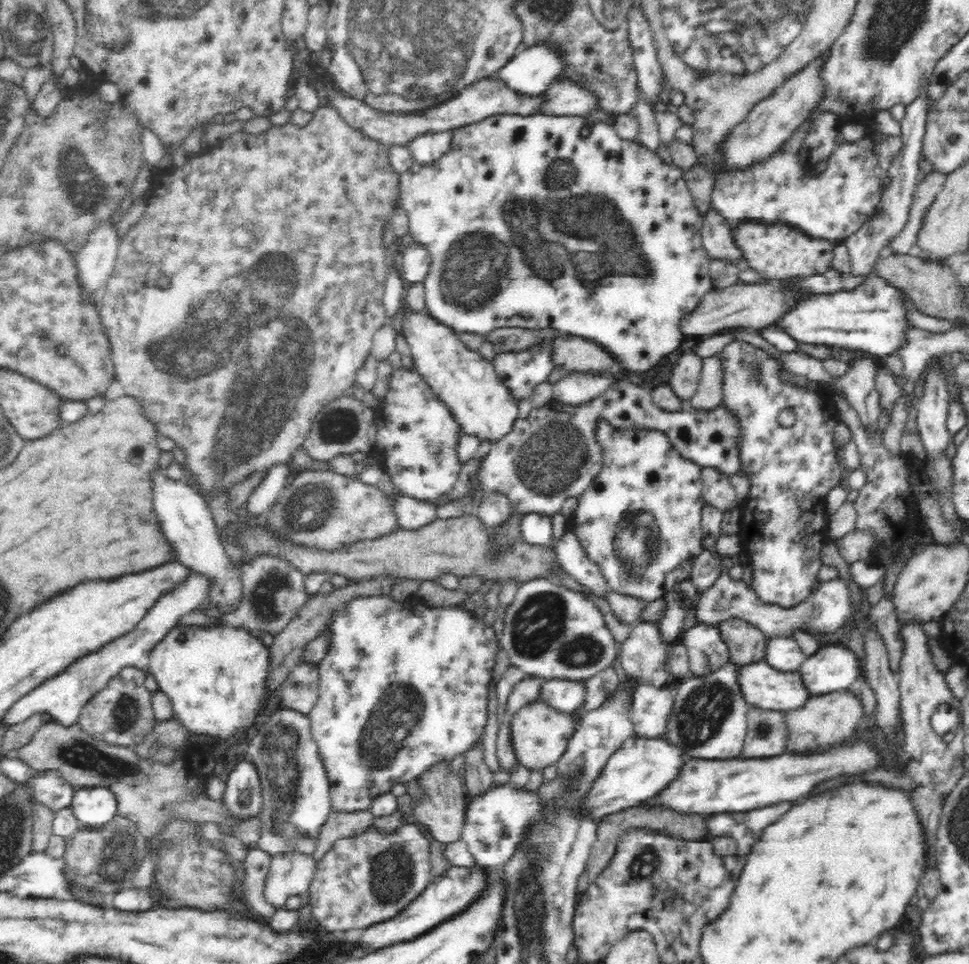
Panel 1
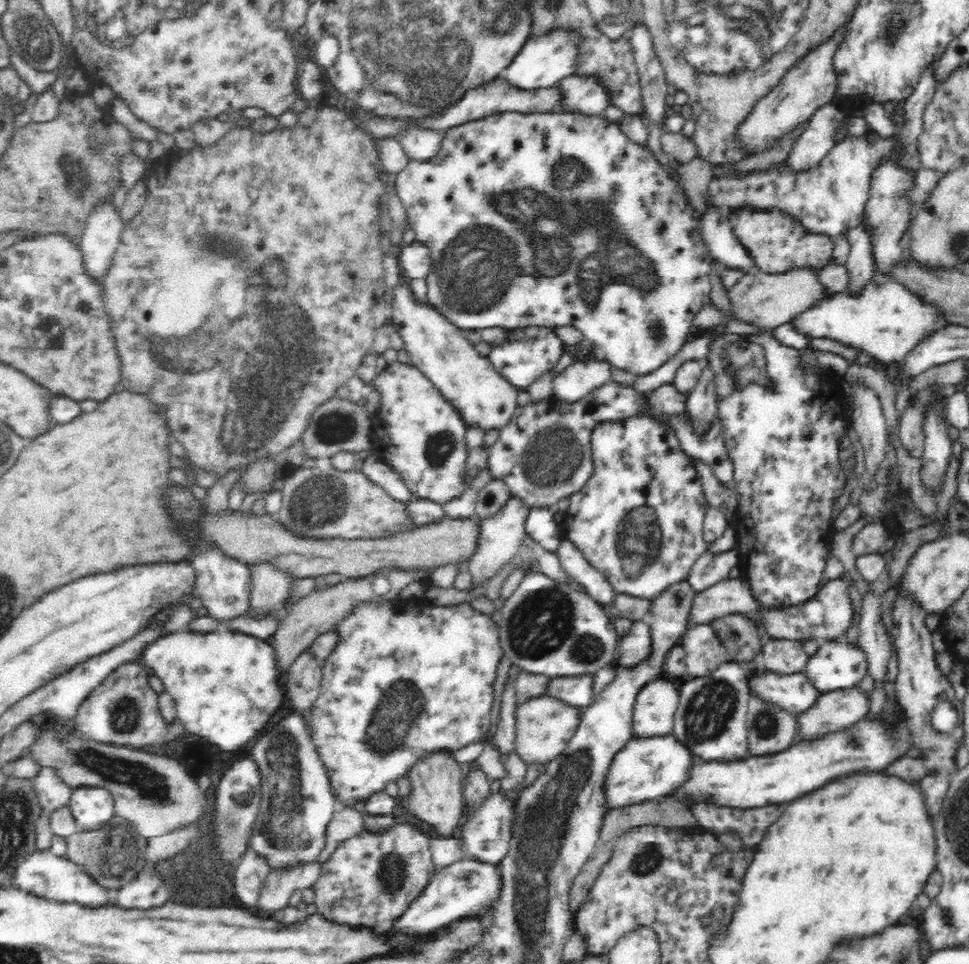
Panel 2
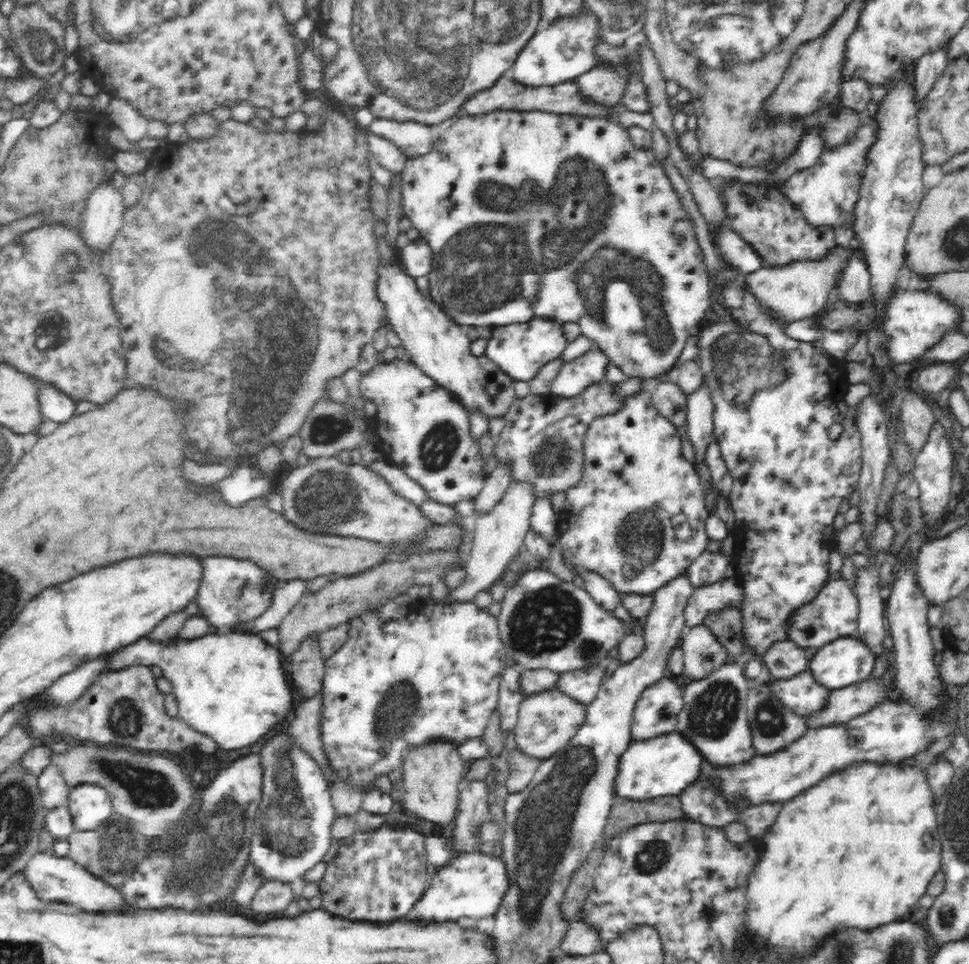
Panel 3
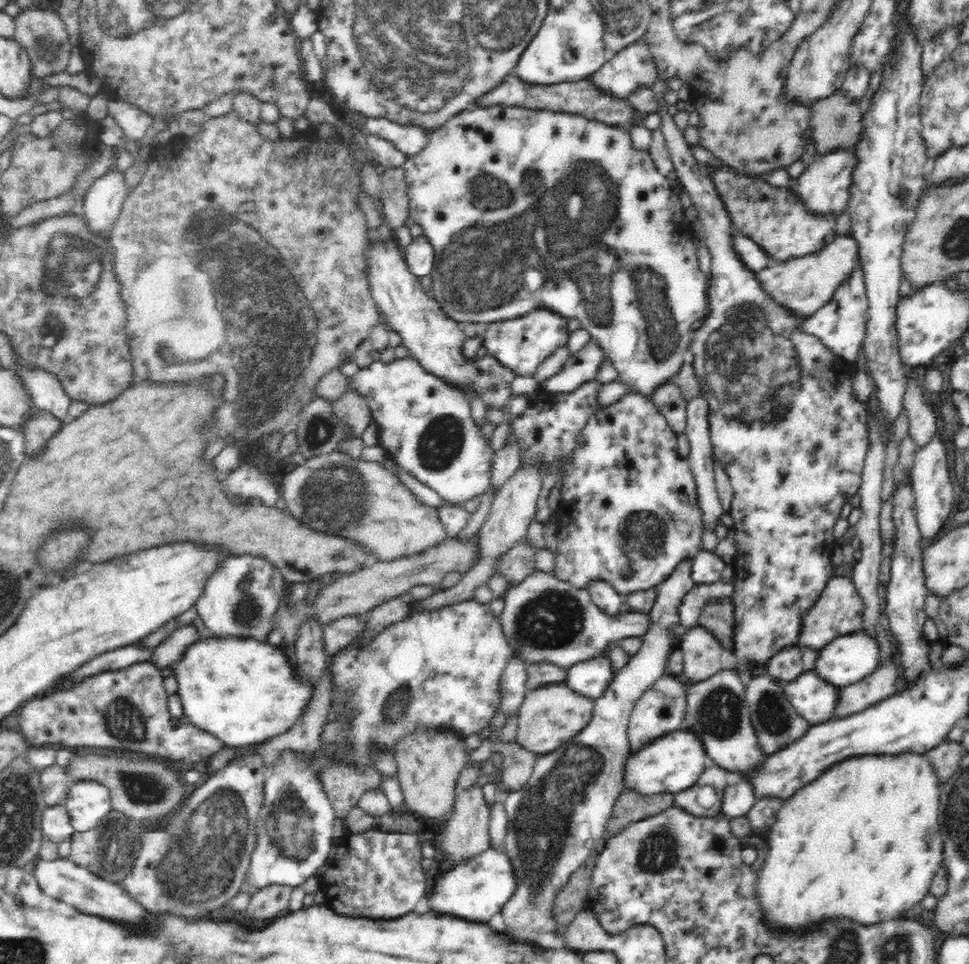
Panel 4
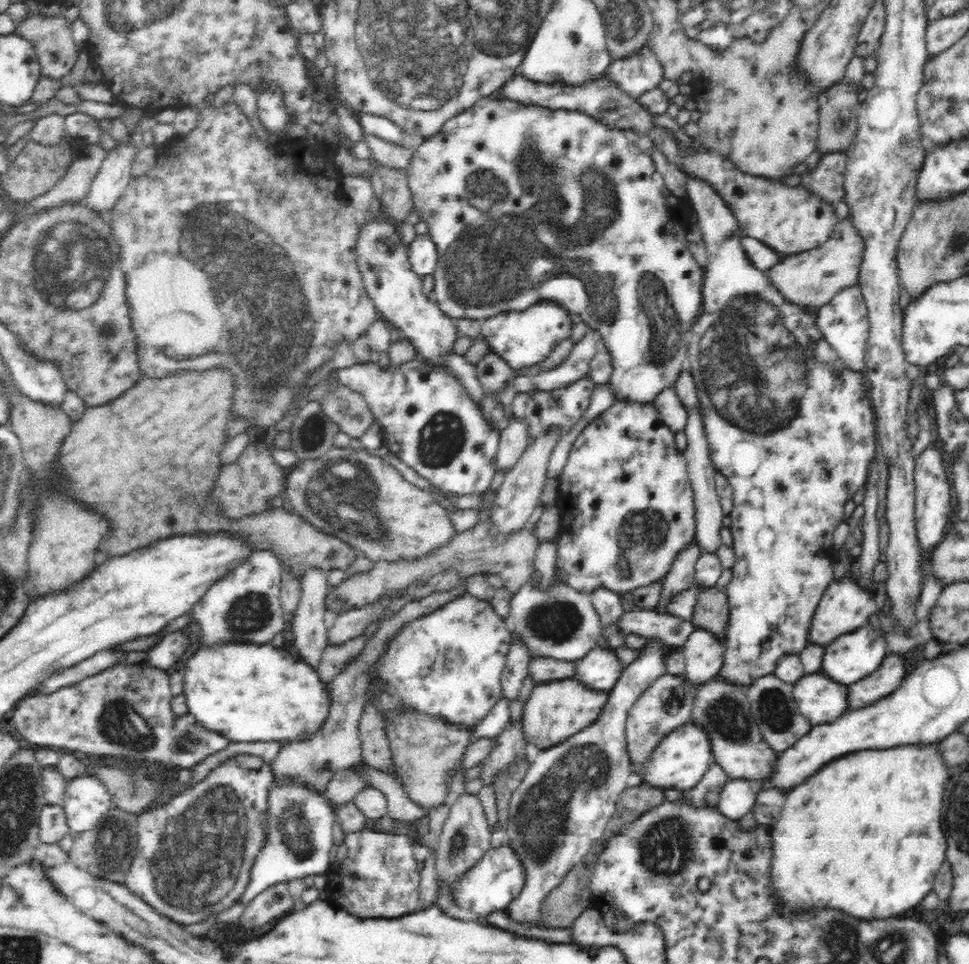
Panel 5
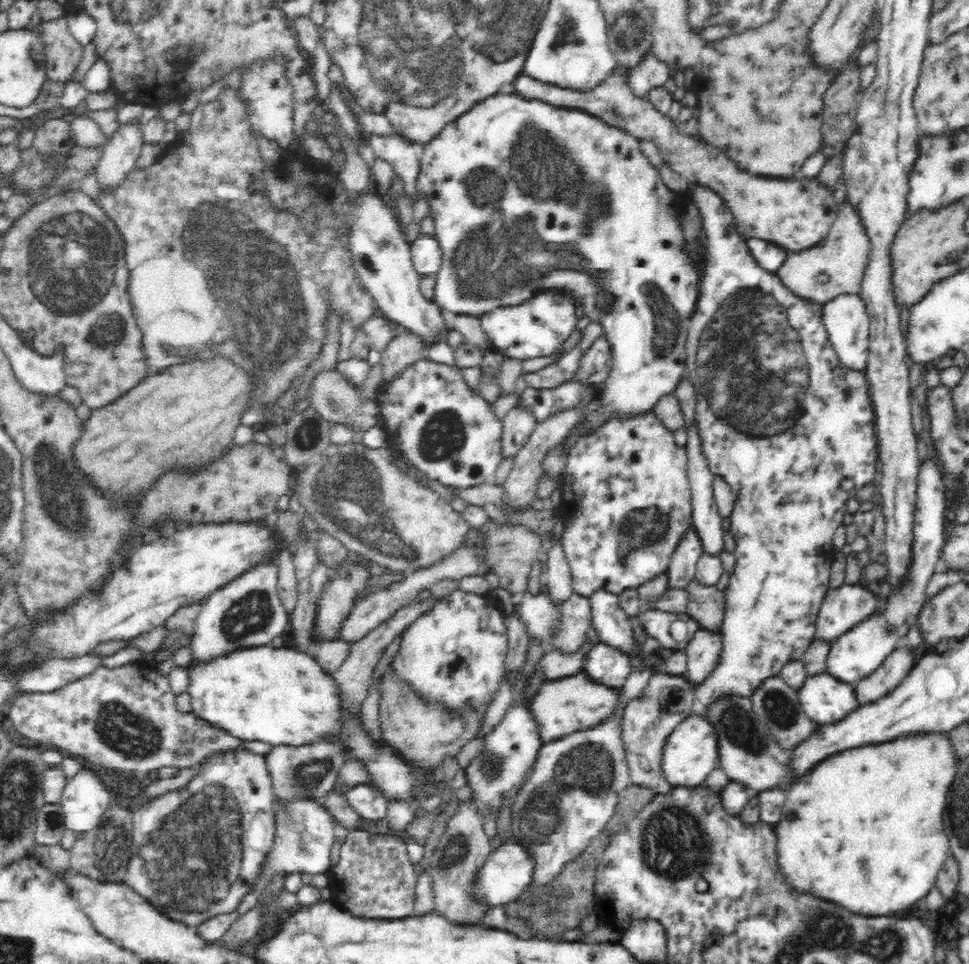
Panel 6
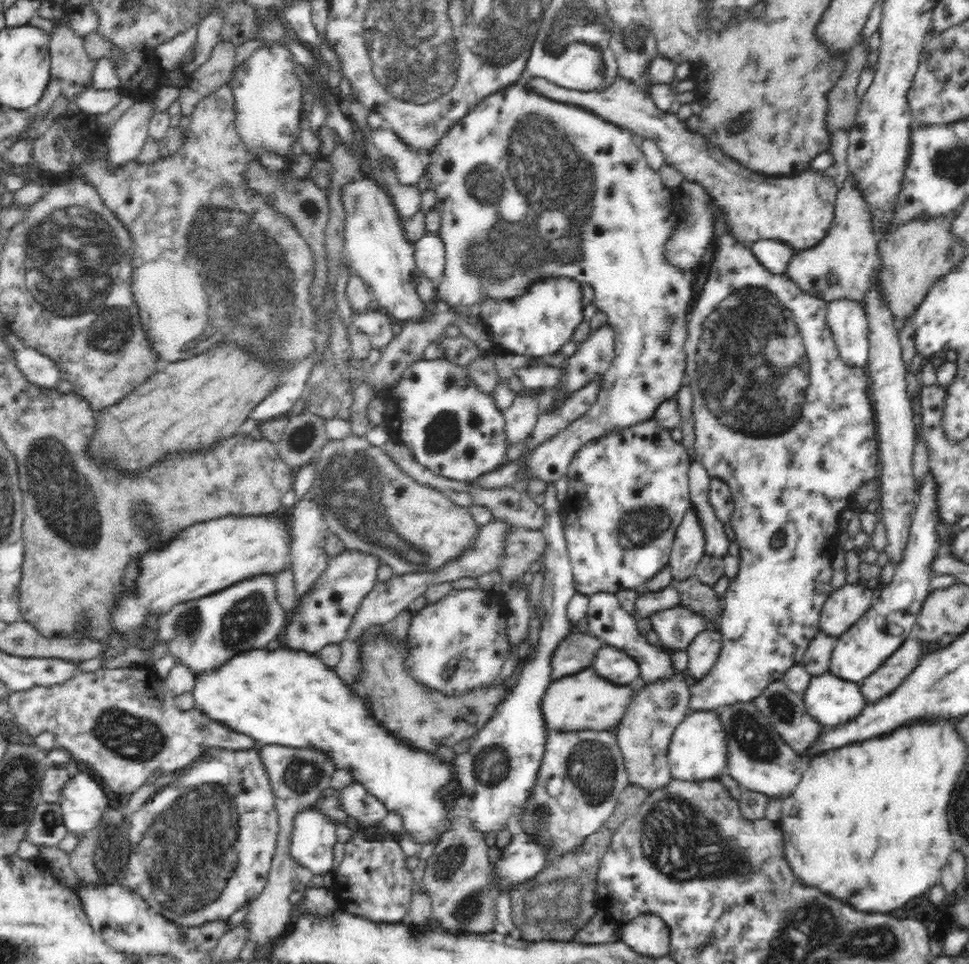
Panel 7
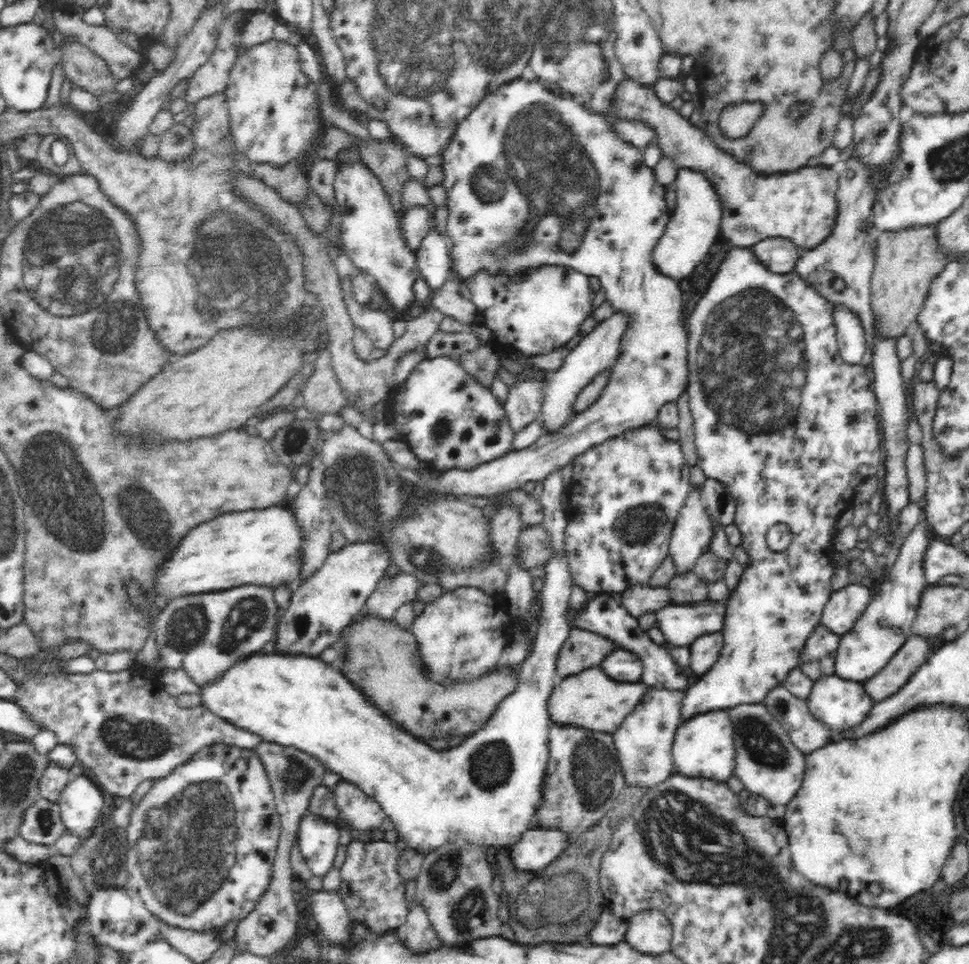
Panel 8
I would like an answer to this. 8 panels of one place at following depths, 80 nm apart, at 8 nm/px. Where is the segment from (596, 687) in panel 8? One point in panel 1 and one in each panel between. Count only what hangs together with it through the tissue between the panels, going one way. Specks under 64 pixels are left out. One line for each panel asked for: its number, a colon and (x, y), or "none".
1: (539, 734)
2: (543, 726)
3: (547, 721)
4: (549, 716)
5: (555, 711)
6: (558, 708)
7: (584, 701)

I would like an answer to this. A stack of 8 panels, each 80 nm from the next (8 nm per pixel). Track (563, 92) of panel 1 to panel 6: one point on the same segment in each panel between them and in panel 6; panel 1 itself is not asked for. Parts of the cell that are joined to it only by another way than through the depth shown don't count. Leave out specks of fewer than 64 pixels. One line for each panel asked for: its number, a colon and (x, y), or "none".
2: (585, 96)
3: (600, 87)
4: (633, 65)
5: (641, 71)
6: (651, 73)

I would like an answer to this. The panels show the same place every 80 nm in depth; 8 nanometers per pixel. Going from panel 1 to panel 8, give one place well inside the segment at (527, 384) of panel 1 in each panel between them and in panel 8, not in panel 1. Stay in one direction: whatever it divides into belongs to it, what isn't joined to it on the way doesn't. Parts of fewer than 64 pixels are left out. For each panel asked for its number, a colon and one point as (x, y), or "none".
2: (533, 352)
3: (520, 351)
4: (520, 345)
5: (523, 340)
6: (538, 327)
7: (538, 324)
8: (538, 313)

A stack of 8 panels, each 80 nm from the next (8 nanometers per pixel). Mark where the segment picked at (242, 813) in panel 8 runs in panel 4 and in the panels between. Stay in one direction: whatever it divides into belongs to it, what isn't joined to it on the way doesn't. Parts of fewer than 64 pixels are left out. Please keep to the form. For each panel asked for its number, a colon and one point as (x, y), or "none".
4: (194, 866)
5: (217, 840)
6: (206, 857)
7: (201, 848)

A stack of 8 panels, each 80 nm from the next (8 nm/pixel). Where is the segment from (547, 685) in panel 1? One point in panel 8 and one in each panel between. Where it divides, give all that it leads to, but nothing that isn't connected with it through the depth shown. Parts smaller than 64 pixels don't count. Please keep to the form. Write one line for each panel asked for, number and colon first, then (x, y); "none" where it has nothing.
2: (577, 692)
3: (582, 687)
4: (588, 679)
5: (598, 672)
6: (606, 665)
7: (611, 664)
8: (620, 665)

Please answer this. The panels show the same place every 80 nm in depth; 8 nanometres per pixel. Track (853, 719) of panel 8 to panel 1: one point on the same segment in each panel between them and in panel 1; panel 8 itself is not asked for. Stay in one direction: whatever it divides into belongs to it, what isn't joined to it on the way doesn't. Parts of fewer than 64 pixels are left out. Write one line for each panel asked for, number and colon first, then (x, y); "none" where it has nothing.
1: (762, 687)
2: (792, 692)
3: (800, 693)
4: (812, 698)
5: (821, 700)
6: (823, 699)
7: (829, 700)

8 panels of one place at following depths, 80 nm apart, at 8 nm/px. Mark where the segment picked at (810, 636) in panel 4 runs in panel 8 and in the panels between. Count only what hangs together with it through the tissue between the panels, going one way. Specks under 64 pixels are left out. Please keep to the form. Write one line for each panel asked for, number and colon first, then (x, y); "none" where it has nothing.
5: (844, 607)
6: (844, 607)
7: (846, 605)
8: (845, 606)

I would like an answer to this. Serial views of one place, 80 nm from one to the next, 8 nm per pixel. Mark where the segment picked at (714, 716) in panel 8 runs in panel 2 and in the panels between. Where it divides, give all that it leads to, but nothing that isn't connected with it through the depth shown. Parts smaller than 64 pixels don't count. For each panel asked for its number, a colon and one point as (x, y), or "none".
2: (644, 769)
3: (661, 766)
4: (672, 763)
5: (681, 758)
6: (690, 752)
7: (696, 752)

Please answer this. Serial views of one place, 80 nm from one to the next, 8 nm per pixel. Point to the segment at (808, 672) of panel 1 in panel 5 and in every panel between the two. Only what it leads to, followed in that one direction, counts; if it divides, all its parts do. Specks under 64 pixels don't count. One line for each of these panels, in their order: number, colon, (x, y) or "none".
2: (835, 665)
3: (846, 661)
4: (847, 659)
5: (847, 659)

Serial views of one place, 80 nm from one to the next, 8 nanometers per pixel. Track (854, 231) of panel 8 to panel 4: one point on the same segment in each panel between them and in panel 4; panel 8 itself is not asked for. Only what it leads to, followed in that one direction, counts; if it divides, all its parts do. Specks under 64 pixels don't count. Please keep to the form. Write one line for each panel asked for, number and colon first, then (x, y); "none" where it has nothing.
4: (801, 286)
5: (809, 280)
6: (835, 266)
7: (840, 266)

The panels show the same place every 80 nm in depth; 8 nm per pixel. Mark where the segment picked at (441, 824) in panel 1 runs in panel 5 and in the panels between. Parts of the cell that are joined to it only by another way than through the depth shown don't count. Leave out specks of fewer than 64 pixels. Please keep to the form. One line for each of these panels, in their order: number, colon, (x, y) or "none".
2: (437, 783)
3: (432, 777)
4: (429, 763)
5: (425, 750)

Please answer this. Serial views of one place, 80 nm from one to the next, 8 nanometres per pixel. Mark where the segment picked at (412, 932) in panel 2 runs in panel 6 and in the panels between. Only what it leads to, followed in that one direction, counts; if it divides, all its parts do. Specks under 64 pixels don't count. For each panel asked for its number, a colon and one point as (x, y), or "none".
3: (471, 884)
4: (475, 889)
5: (491, 883)
6: (507, 871)

